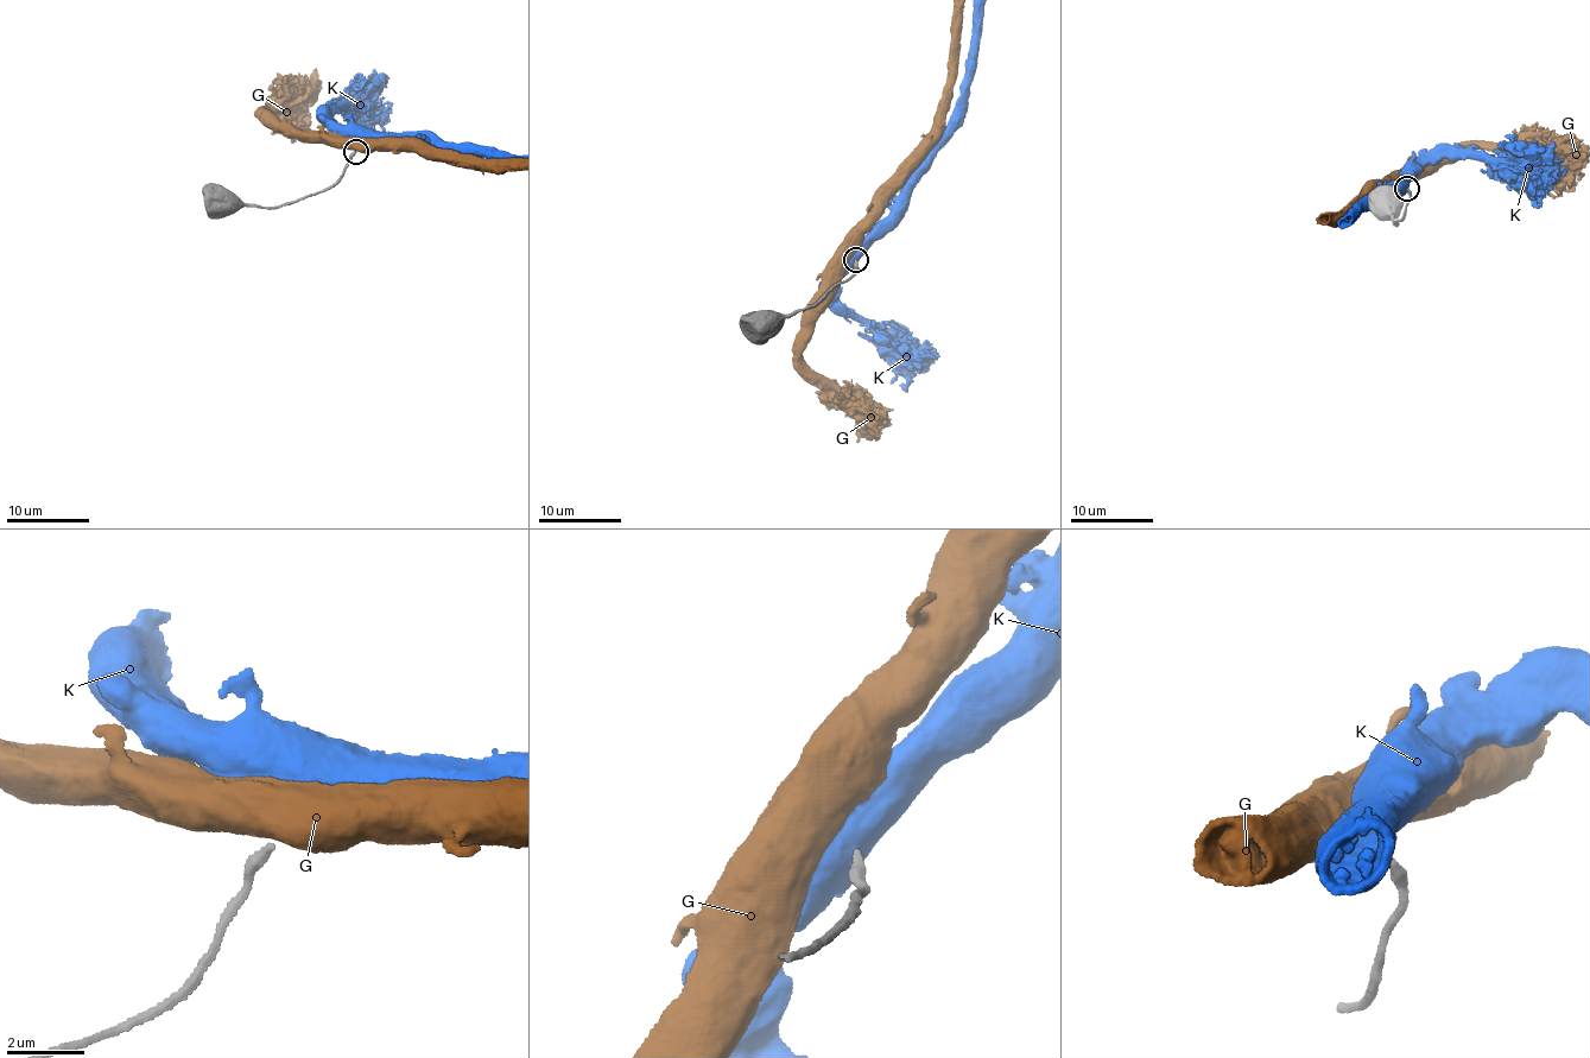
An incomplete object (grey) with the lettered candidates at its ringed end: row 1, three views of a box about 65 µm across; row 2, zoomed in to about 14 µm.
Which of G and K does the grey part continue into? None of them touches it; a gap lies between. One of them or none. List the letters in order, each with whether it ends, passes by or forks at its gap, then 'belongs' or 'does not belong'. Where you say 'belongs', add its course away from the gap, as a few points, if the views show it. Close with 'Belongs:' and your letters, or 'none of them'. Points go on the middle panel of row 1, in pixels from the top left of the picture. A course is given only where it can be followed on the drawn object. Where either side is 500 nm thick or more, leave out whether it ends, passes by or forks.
G: does not belong
K: does not belong
Belongs: none of them

